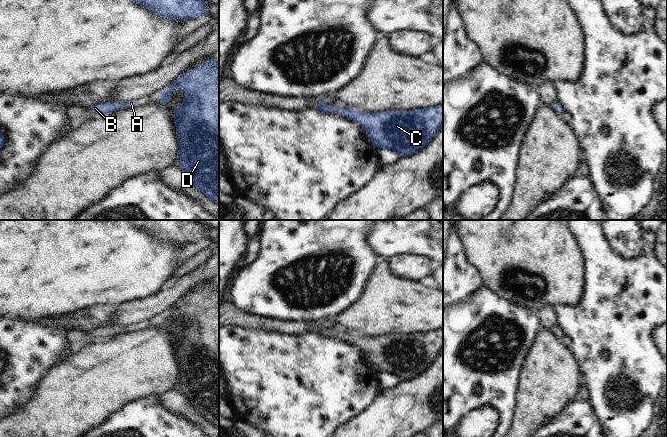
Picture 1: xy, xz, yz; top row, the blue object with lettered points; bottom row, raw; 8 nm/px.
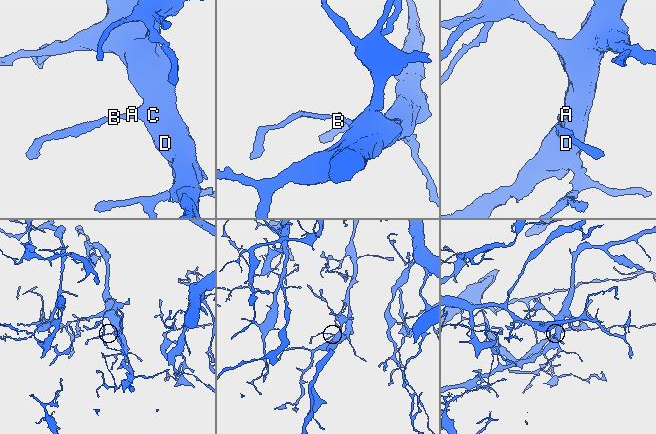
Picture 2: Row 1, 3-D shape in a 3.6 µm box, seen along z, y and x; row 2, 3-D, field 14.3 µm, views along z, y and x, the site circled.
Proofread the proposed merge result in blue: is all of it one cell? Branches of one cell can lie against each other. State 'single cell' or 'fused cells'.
single cell

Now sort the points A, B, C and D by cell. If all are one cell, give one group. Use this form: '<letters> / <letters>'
A B C D

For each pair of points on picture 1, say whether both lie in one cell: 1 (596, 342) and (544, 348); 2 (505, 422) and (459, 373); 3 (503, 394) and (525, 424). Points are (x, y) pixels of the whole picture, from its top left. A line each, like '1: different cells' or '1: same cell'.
1: different cells
2: same cell
3: different cells

